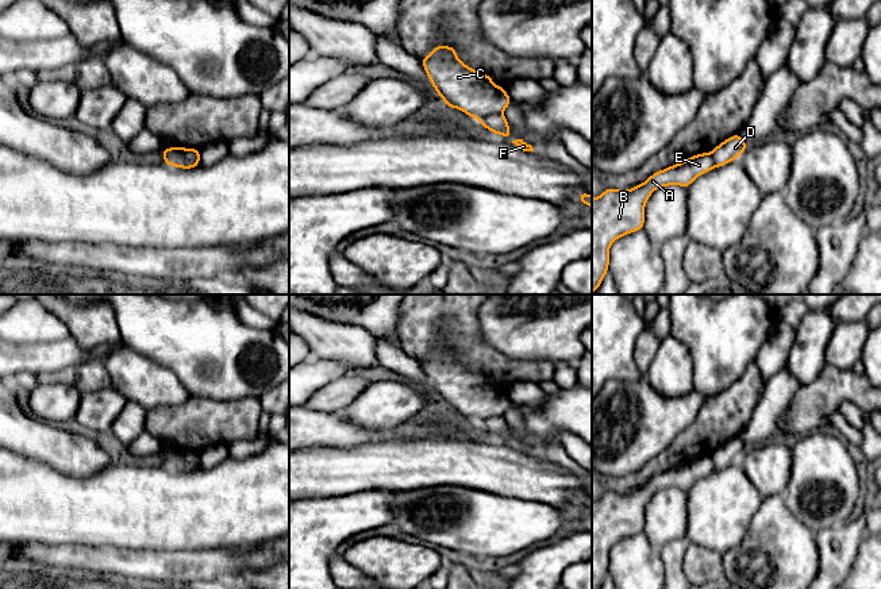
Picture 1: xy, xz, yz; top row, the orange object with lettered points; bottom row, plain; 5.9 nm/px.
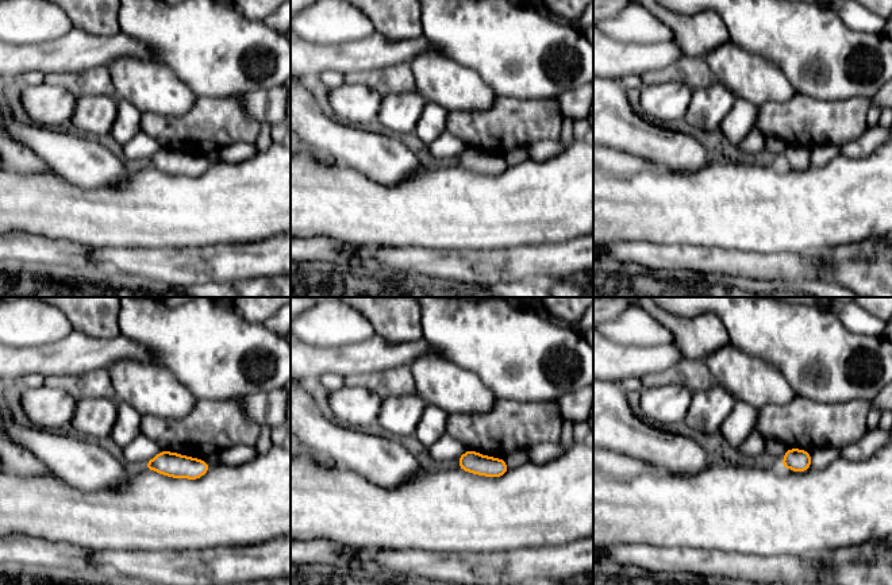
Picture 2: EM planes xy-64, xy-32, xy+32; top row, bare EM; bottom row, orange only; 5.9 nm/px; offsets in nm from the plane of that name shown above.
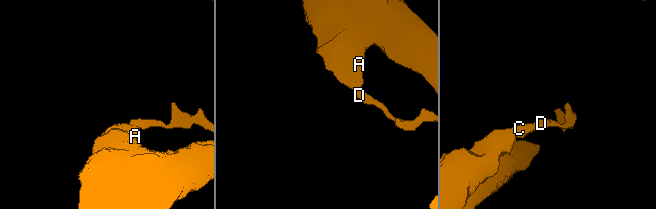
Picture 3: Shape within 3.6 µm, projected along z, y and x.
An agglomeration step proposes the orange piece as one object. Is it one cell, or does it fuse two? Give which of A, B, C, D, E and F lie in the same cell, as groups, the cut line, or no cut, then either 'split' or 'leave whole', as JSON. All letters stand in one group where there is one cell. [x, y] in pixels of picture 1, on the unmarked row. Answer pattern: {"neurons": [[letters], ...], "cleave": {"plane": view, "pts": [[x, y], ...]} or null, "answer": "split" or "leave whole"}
{"neurons": [["A", "B", "C", "E"], ["D", "F"]], "cleave": {"plane": "xy", "pts": [[177, 450], [185, 459], [199, 465]]}, "answer": "split"}

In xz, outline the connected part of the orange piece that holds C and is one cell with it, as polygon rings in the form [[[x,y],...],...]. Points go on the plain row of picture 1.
[[[439,347],[420,362],[431,388],[449,411],[457,411],[480,423],[503,416],[512,405],[507,393],[496,388],[489,377],[465,367],[455,350]]]

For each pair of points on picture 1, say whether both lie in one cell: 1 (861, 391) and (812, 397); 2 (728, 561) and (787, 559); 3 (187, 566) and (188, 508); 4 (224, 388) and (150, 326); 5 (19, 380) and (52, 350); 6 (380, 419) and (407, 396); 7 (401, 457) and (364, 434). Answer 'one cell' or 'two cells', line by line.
1: one cell
2: one cell
3: two cells
4: one cell
5: two cells
6: one cell
7: two cells

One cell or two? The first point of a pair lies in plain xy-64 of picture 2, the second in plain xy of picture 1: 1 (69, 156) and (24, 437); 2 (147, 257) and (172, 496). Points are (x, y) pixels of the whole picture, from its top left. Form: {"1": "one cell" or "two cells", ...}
{"1": "one cell", "2": "two cells"}

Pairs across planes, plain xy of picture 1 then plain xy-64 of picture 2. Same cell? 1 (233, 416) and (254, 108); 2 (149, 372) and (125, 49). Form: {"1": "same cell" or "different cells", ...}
{"1": "different cells", "2": "different cells"}

